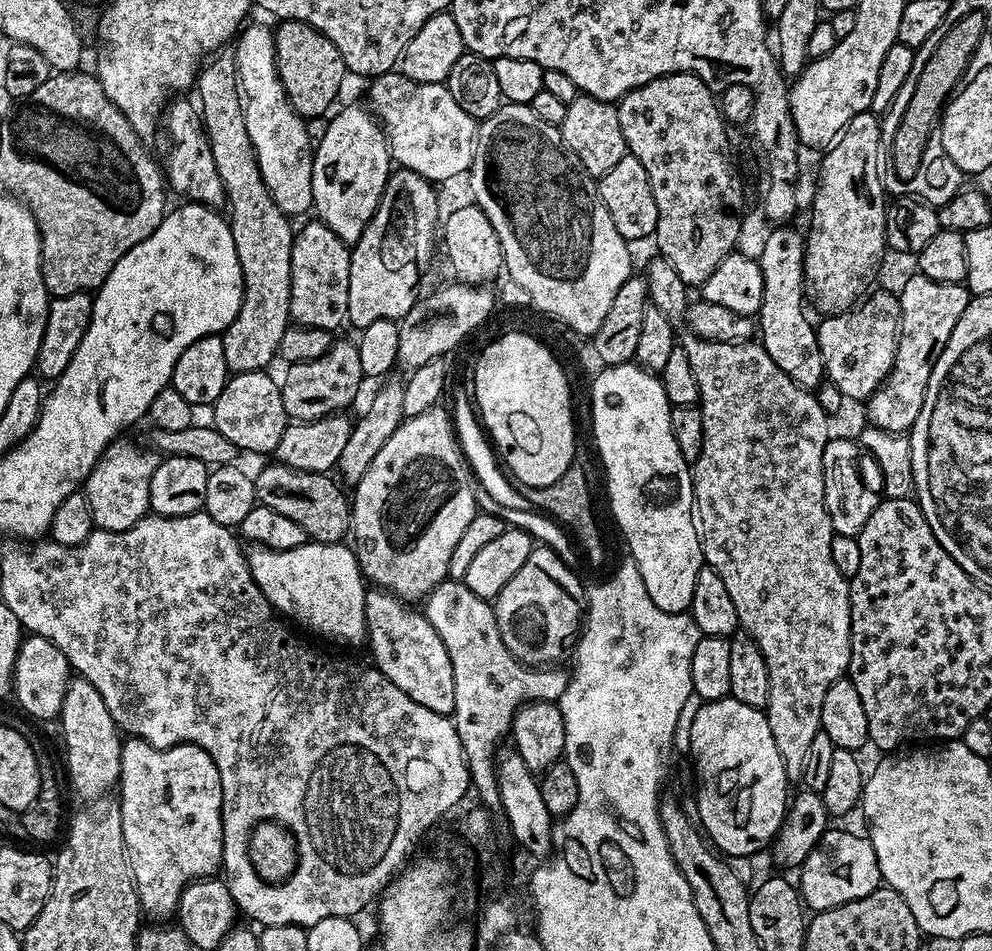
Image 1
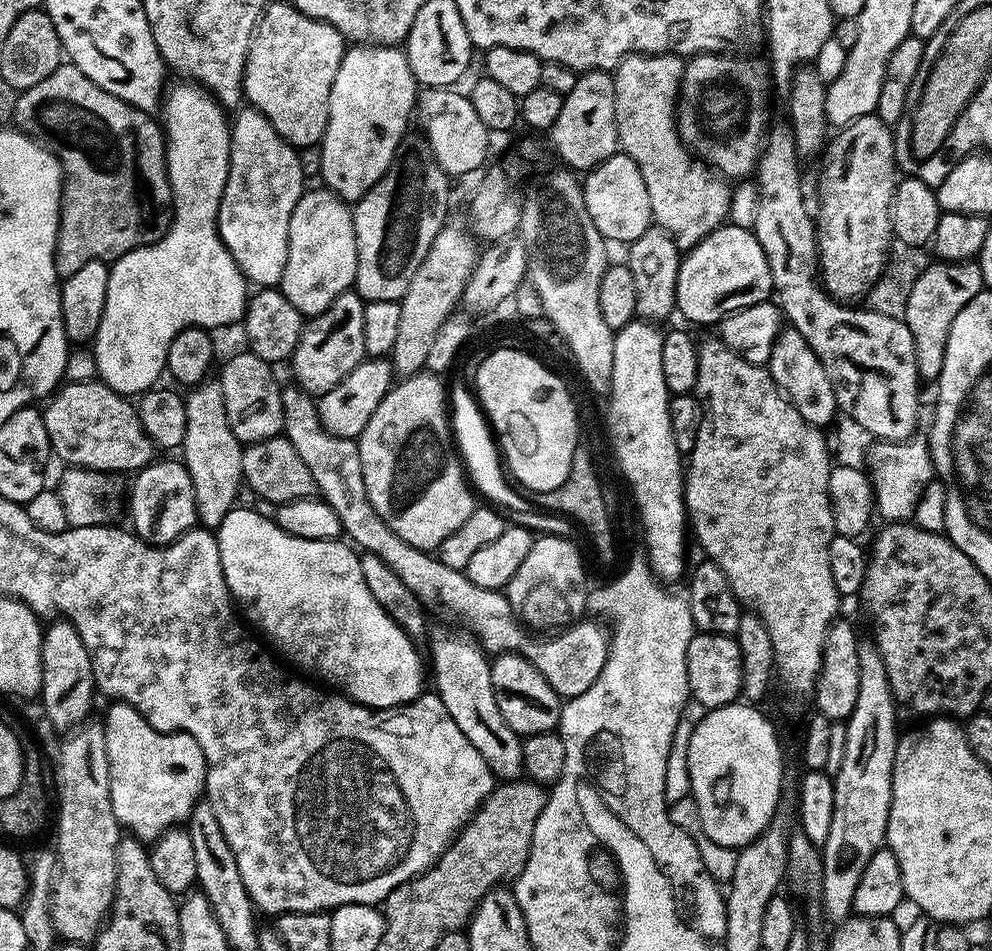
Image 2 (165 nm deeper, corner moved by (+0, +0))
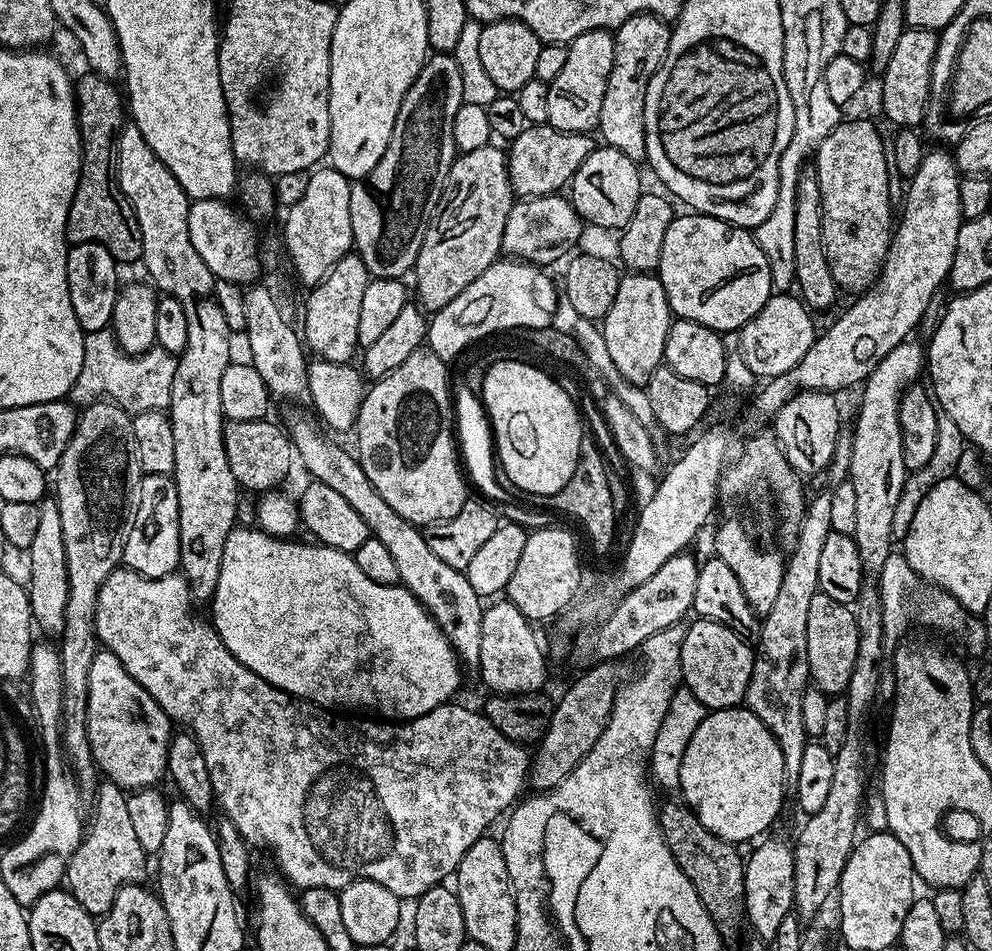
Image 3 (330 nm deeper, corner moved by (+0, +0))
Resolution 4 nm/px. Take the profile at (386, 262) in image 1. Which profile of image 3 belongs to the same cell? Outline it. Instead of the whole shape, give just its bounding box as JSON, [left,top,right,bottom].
[350,52,463,280]

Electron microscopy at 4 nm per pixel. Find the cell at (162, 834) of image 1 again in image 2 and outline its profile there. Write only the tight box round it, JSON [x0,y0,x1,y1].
[102,702,204,840]

